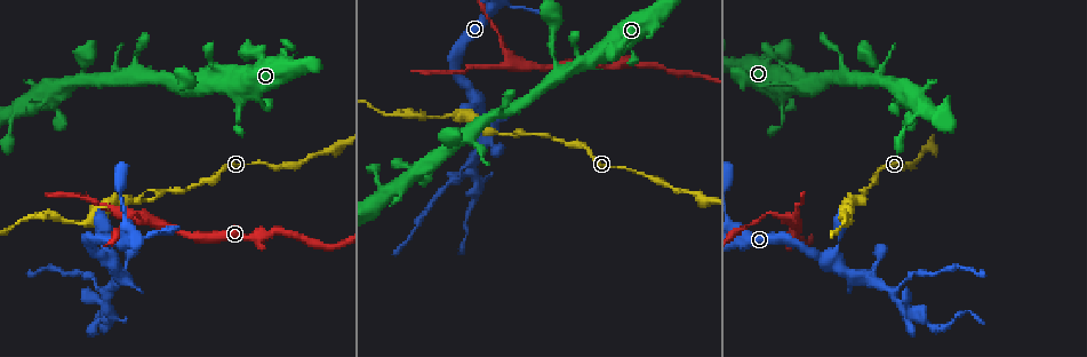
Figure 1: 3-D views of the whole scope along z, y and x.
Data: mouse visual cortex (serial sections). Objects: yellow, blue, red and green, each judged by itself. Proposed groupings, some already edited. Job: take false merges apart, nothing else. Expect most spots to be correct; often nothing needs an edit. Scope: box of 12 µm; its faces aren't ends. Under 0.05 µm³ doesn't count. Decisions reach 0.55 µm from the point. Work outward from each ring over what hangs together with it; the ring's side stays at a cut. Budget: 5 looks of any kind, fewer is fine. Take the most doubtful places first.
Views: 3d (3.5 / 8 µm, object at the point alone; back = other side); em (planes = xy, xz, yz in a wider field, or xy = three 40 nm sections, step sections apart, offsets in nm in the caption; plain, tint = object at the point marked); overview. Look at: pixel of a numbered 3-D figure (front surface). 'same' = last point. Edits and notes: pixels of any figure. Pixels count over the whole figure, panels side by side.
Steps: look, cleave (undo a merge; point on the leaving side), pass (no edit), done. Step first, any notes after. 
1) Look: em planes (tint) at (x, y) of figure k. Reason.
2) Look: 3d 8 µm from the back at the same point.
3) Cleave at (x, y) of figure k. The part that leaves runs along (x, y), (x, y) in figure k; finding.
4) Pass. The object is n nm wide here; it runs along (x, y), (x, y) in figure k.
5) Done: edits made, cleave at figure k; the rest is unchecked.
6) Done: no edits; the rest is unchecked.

Look: 3d 3.5 µm at (146, 198) of figure 1. Thin neck.

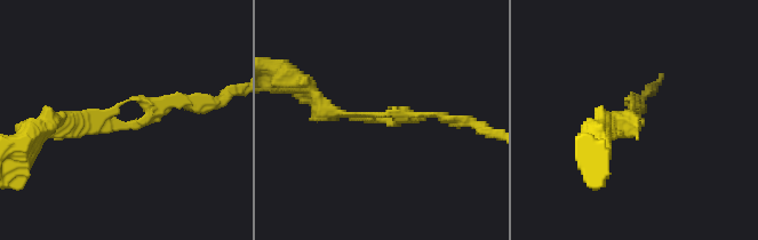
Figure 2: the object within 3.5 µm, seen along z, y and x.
Look: em xy step 3 (tint) at (640, 126) of figure 2. The arms are 150, 250 nm wide; now the EM.

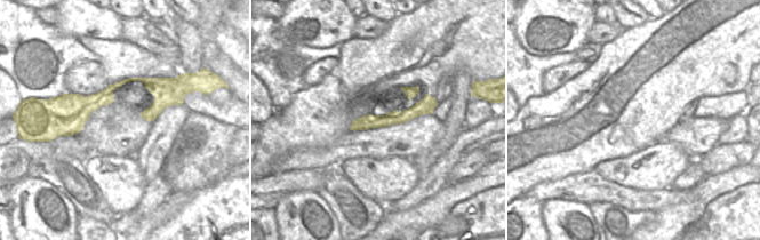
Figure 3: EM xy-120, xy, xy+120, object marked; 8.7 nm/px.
Pass. It runs along (447, 119), (328, 113), (314, 96) in figure 2; continuous, no second cell.

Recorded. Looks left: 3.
Look: 3d 8 µm at (793, 217) of figure 1. Arms part here.

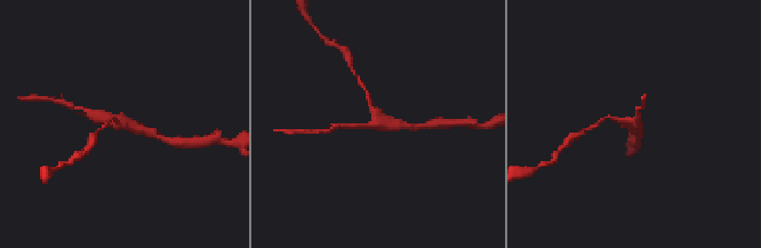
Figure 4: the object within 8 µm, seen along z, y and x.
Look: 3d 3.5 µm at (120, 120) of figure 4.

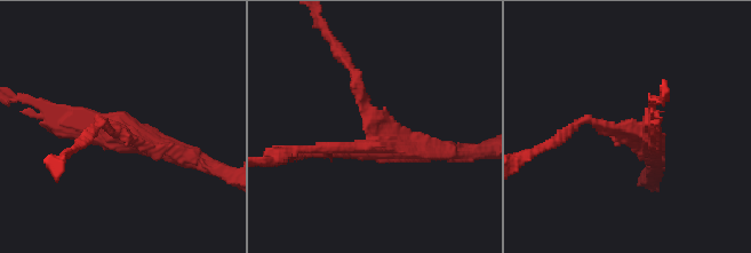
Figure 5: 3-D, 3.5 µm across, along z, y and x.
Look: em planes (tint) at (644, 132) of figure 5.

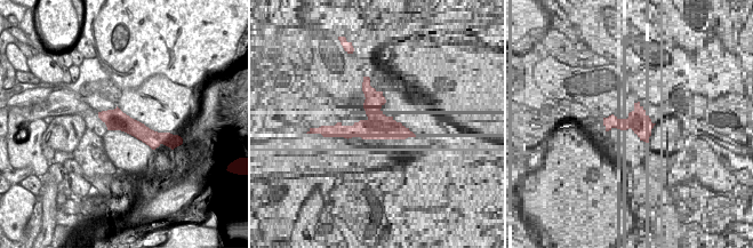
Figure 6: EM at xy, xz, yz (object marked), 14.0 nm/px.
Pass. The object is 300 nm wide here; it runs along (101, 114), (154, 135) in figure 6; one cell here.

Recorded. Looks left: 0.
Done: no edits; the rest is unchecked.

